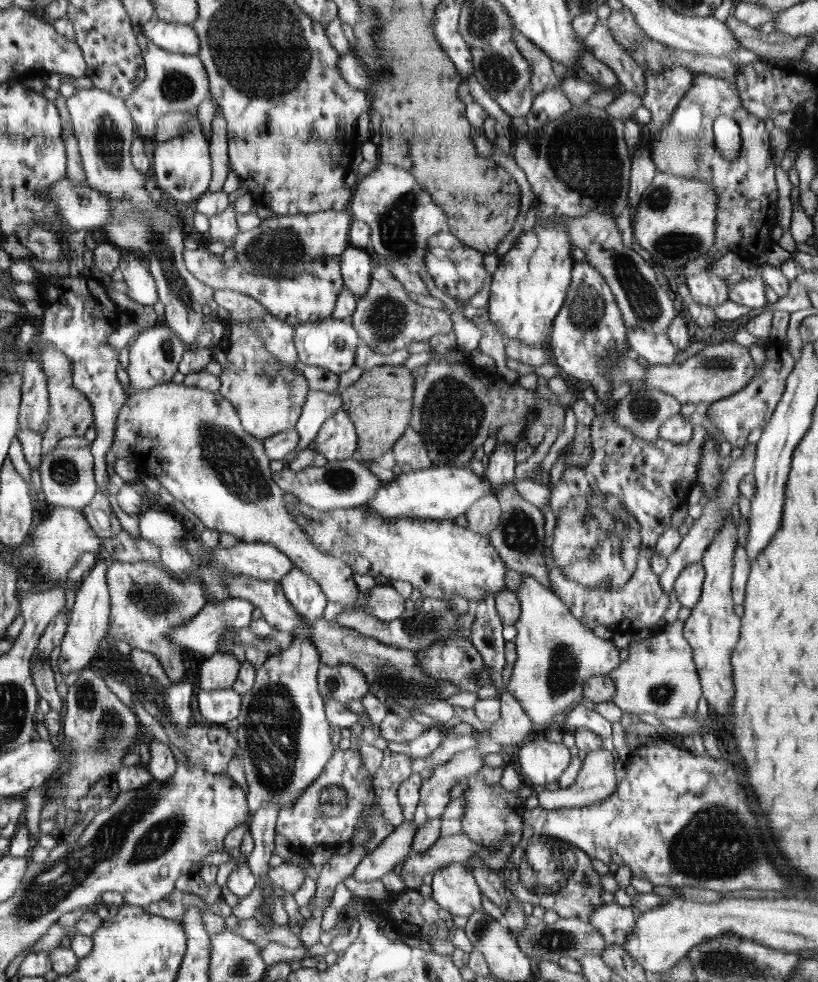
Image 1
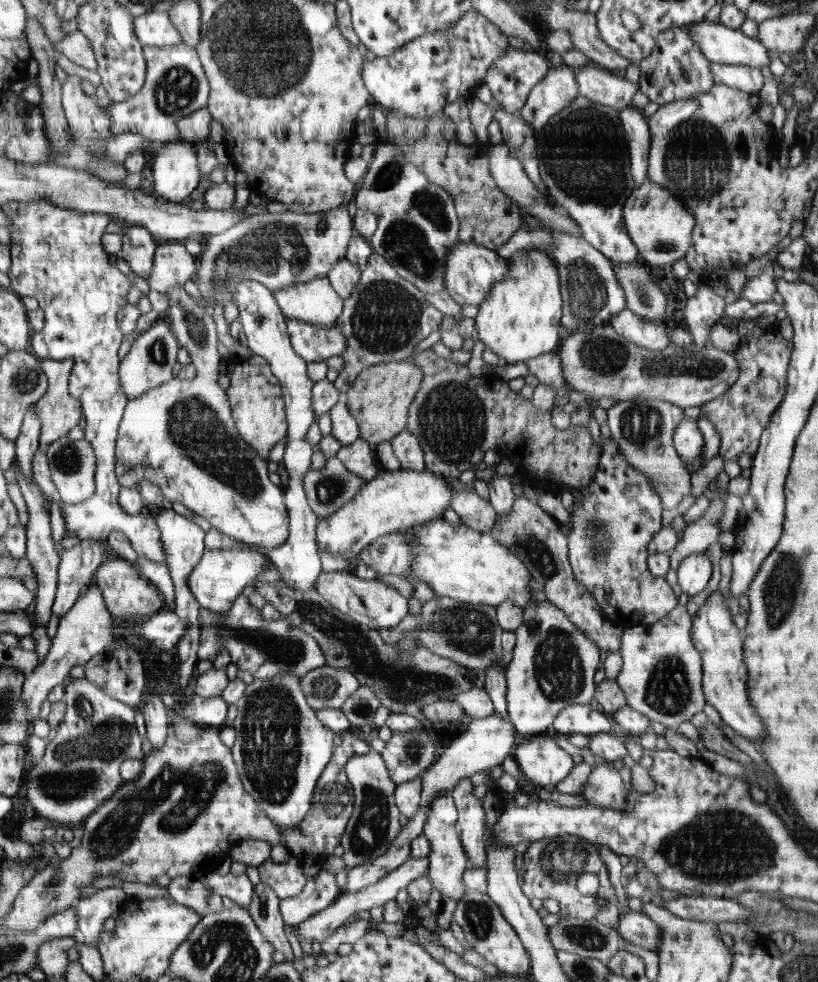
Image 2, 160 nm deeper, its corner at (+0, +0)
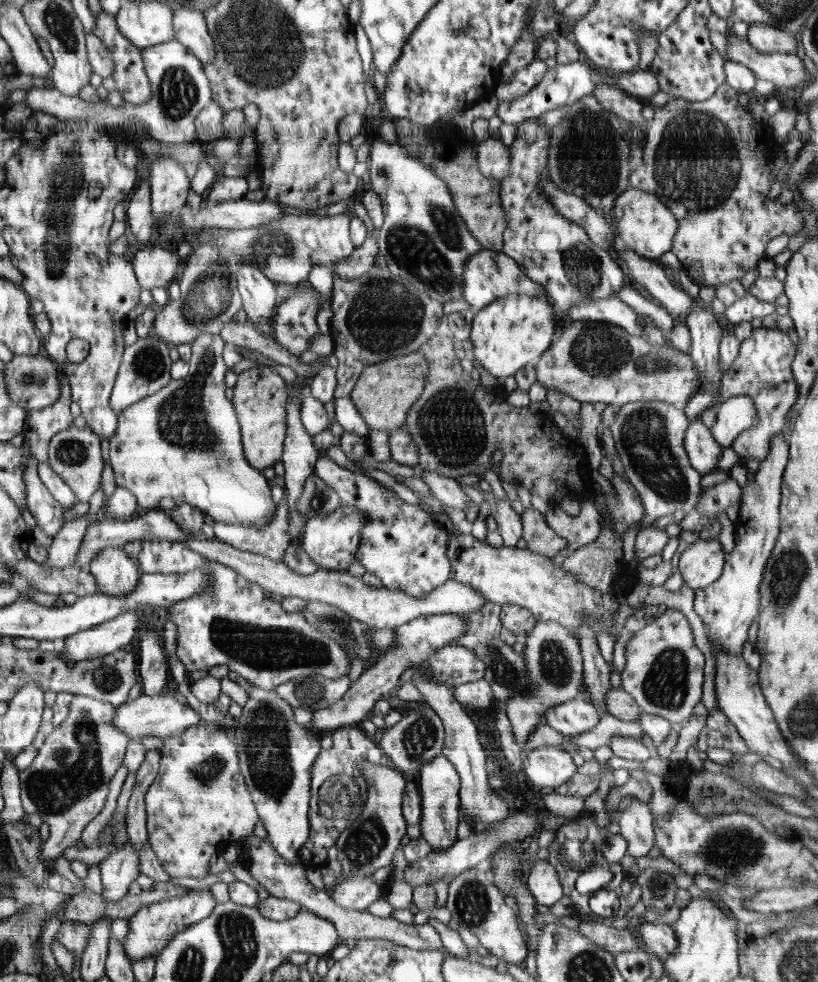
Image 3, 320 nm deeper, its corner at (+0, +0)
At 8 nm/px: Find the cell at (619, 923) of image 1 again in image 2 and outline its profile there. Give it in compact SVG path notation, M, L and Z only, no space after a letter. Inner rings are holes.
M628 911L624 915L619 915L618 936L628 942L628 944L638 945L648 950L654 951L660 943L660 930L646 914L635 911Z

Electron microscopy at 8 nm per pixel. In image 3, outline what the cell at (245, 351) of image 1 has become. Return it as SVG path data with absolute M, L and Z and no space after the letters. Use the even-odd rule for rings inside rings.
M270 367L252 368L237 375L234 395L231 401L238 413L242 428L244 455L254 468L263 470L273 467L283 459L284 440L287 437L287 386L280 374Z

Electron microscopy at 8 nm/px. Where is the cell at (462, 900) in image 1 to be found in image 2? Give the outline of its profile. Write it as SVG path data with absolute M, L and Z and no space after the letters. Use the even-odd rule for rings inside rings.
M449 794L438 796L434 802L430 802L430 809L432 810L426 814L423 832L430 844L428 878L433 887L437 888L441 894L458 900L466 890L462 876L464 876L464 870L470 863L460 842L459 832L456 830L457 809L452 796Z

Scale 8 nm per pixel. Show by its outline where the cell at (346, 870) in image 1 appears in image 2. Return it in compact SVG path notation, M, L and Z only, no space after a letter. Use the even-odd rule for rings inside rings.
M323 867L316 876L307 879L300 895L281 899L279 909L285 925L298 925L334 904L335 899L341 894L335 878L336 875L332 875Z

